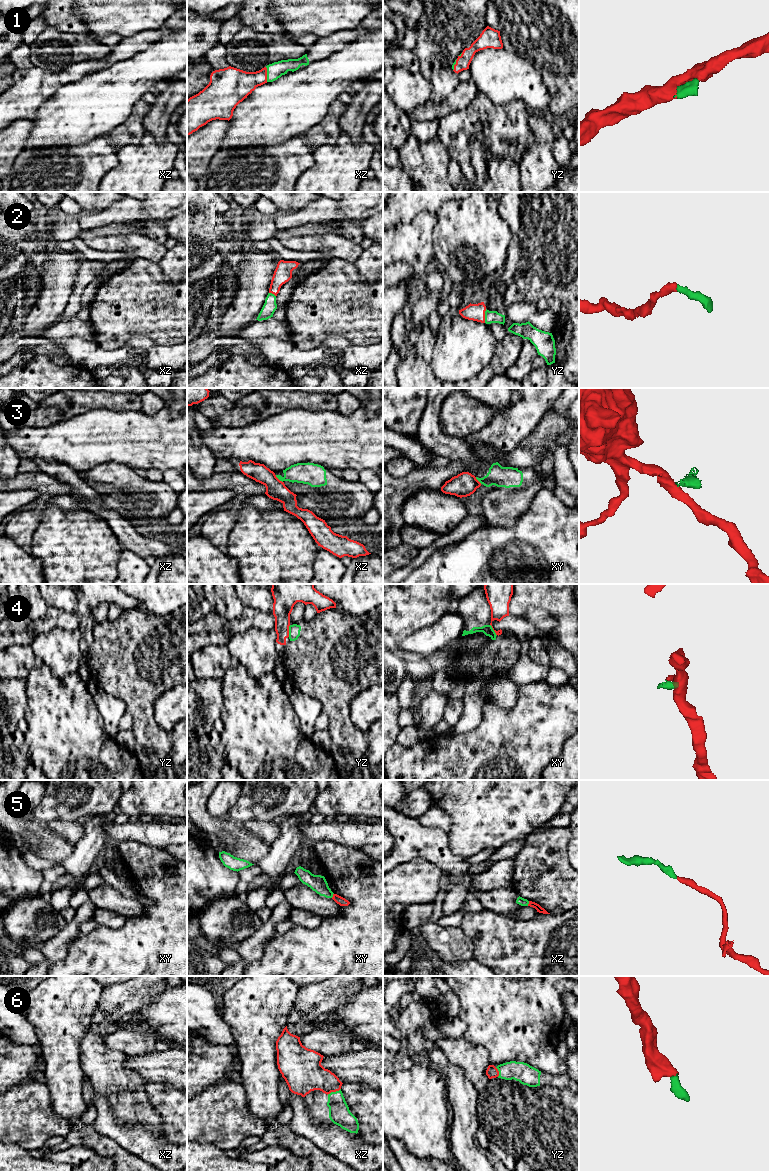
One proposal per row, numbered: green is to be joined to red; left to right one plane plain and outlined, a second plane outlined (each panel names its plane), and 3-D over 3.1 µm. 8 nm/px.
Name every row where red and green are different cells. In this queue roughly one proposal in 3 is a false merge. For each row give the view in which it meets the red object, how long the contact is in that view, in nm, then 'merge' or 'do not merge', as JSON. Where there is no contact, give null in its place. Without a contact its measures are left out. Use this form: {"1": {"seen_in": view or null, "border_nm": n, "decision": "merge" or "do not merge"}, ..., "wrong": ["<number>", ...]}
{"1": {"seen_in": "xz", "border_nm": 120, "decision": "merge"}, "2": {"seen_in": "yz", "border_nm": 110, "decision": "merge"}, "3": {"seen_in": "xz", "border_nm": 90, "decision": "do not merge"}, "4": {"seen_in": "yz", "border_nm": 100, "decision": "do not merge"}, "5": {"seen_in": "xz", "border_nm": 40, "decision": "merge"}, "6": {"seen_in": "xz", "border_nm": 120, "decision": "merge"}, "wrong": ["3", "4"]}

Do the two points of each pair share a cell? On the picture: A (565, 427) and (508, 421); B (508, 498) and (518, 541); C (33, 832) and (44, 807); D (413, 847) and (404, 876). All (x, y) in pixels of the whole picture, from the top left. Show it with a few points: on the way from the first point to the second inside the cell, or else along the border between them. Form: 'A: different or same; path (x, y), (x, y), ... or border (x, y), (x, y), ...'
A: different; border (551, 407), (537, 425), (520, 441)
B: different; border (529, 507), (511, 527), (490, 525)
C: different; border (34, 818), (46, 823)
D: different; border (432, 862), (416, 857), (399, 863), (393, 869)

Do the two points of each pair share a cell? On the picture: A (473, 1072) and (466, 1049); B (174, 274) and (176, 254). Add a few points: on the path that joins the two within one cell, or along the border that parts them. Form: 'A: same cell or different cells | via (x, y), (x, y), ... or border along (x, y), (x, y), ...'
A: same cell | via (473, 1066), (473, 1060), (468, 1055)
B: same cell | via (174, 269), (176, 259)

